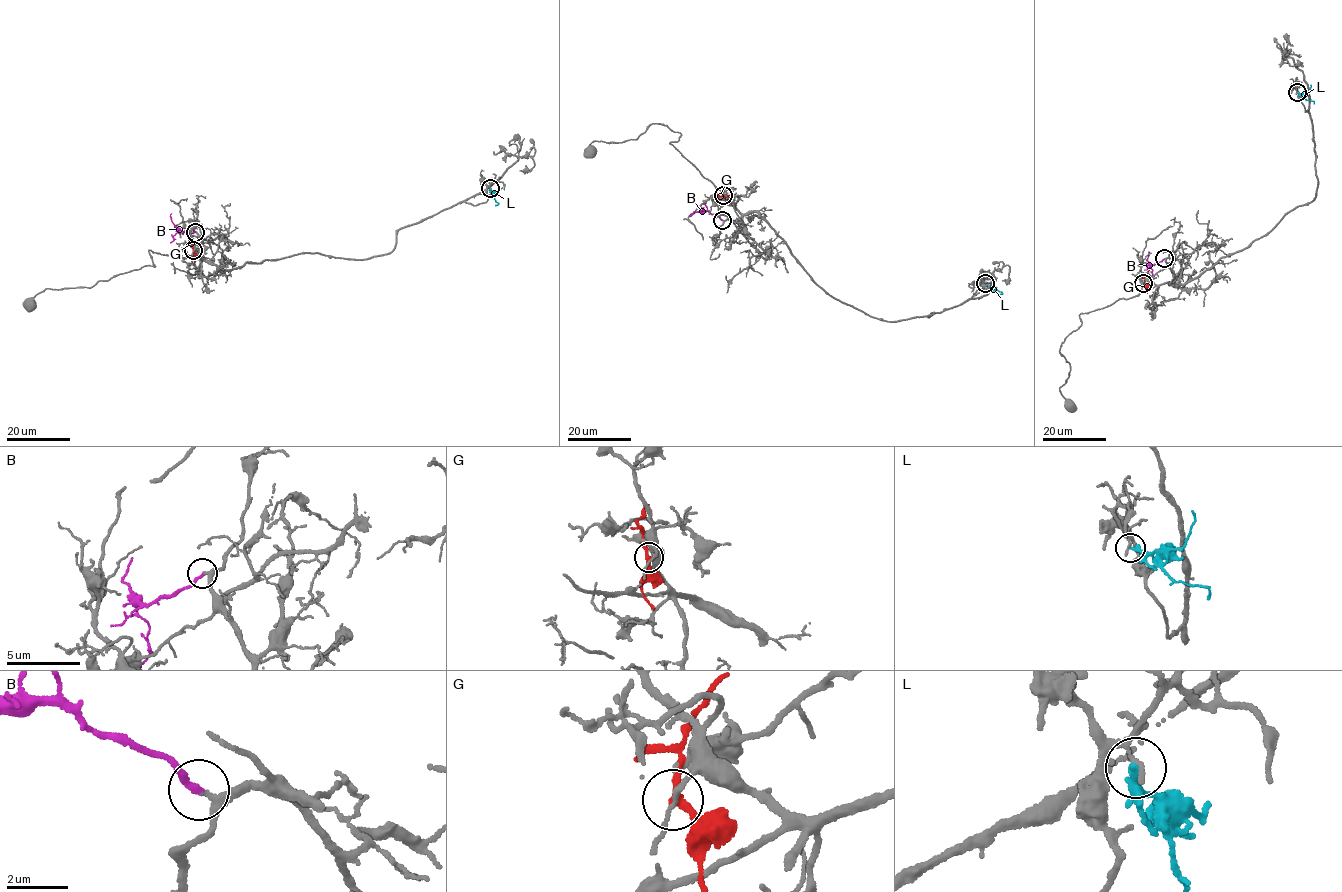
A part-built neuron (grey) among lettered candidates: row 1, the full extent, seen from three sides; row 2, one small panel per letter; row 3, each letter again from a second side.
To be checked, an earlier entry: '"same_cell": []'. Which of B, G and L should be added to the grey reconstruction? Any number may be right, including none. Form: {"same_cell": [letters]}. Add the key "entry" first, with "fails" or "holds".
{"entry": "fails", "same_cell": ["B"]}

